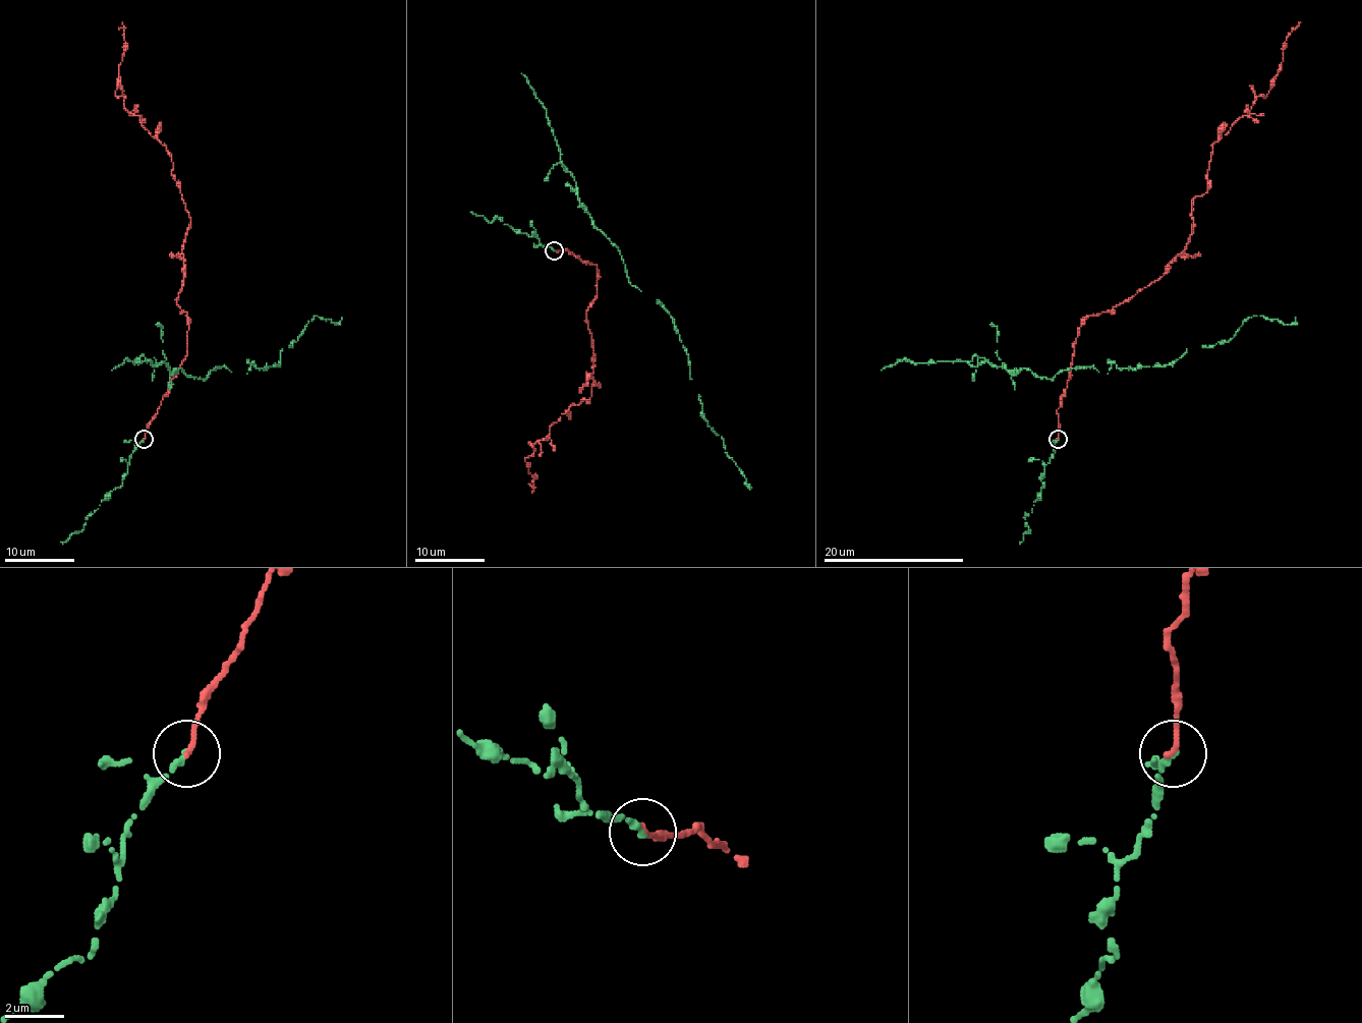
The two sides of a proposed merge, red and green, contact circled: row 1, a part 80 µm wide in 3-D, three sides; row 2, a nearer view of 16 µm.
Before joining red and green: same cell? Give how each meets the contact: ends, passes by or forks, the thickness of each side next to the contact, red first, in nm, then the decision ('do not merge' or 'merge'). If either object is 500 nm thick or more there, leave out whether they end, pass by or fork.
red ends; green ends; calibres 190 and 240 nm; merge

